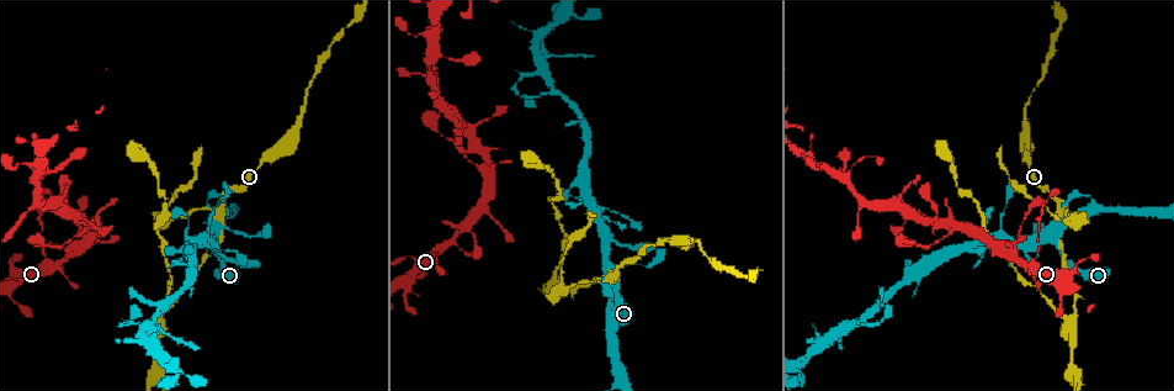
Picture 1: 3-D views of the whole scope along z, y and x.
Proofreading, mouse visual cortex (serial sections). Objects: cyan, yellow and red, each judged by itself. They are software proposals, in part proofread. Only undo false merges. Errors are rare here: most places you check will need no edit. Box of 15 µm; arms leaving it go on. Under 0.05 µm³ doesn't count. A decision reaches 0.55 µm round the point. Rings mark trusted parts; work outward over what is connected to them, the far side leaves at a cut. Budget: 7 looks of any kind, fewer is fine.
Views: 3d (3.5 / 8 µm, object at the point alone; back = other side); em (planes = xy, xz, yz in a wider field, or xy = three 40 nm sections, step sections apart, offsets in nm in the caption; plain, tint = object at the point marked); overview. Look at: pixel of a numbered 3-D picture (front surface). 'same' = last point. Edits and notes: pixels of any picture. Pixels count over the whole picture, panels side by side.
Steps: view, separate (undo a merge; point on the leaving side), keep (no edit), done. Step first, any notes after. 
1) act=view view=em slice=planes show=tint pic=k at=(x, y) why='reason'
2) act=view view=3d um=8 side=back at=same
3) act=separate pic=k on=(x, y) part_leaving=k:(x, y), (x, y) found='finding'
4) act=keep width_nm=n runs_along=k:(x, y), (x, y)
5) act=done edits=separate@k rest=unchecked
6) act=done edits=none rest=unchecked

act=view view=3d um=3.5 side=back pic=1 at=(54, 266) why='three-way junction'

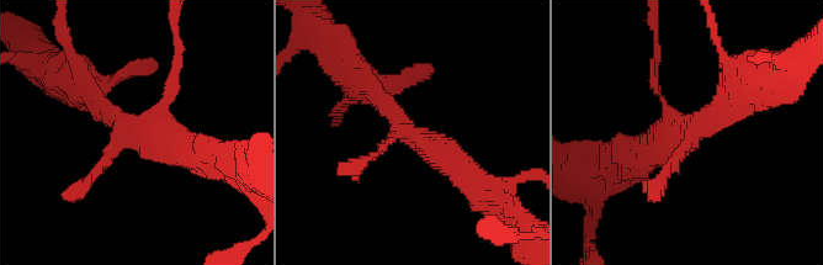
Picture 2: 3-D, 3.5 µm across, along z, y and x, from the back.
act=keep runs_along=2:(472, 181), (397, 122), (362, 84) found='one cell here'

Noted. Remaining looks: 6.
act=view view=3d um=3.5 pic=1 at=(562, 291) why='sharp bend'

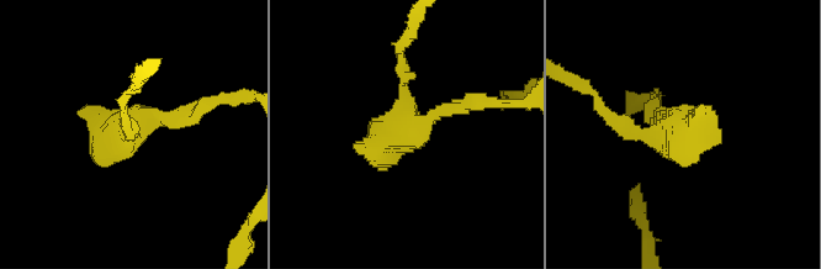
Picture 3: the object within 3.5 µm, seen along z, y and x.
act=view view=em slice=xy step=3 show=tint pic=3 at=(404, 120)

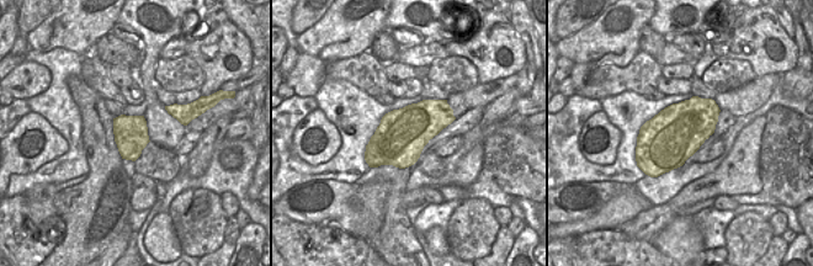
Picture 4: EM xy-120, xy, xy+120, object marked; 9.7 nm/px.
act=keep runs_along=3:(472, 104), (407, 126), (400, 53) found='continuous, no second cell'

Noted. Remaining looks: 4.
act=view view=3d um=3.5 pic=1 at=(1069, 317) why='abrupt turn'

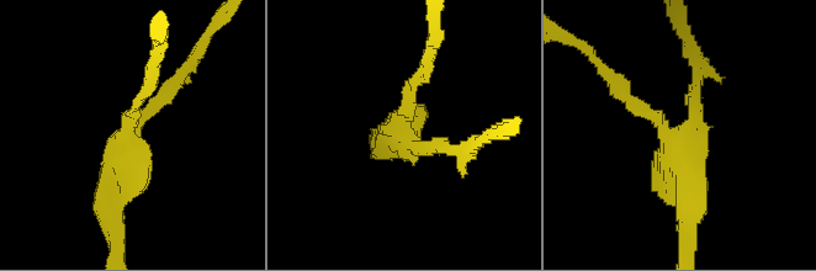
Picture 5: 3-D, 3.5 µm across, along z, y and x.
act=view view=em slice=xy step=1 show=tint pic=5 at=(406, 129) why='now the EM'

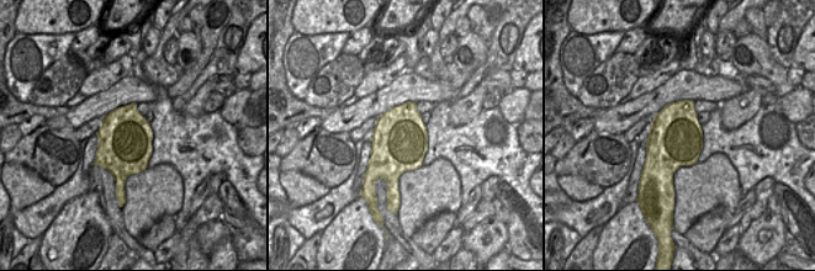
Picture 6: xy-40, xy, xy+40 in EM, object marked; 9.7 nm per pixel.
act=view view=em slice=xy step=2 show=tint at=same

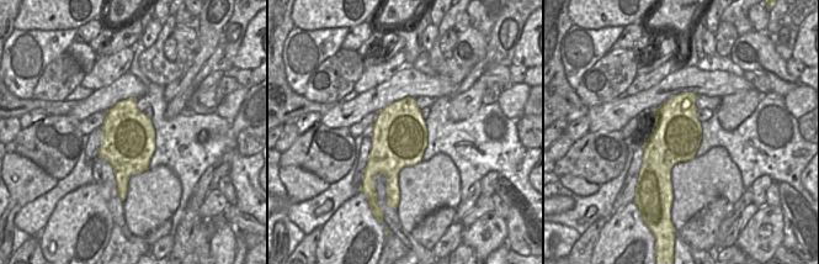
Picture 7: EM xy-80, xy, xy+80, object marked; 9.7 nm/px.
act=keep runs_along=5:(454, 148), (404, 133), (423, 69) found='all the same cell'

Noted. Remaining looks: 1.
act=done edits=none rest=unchecked

